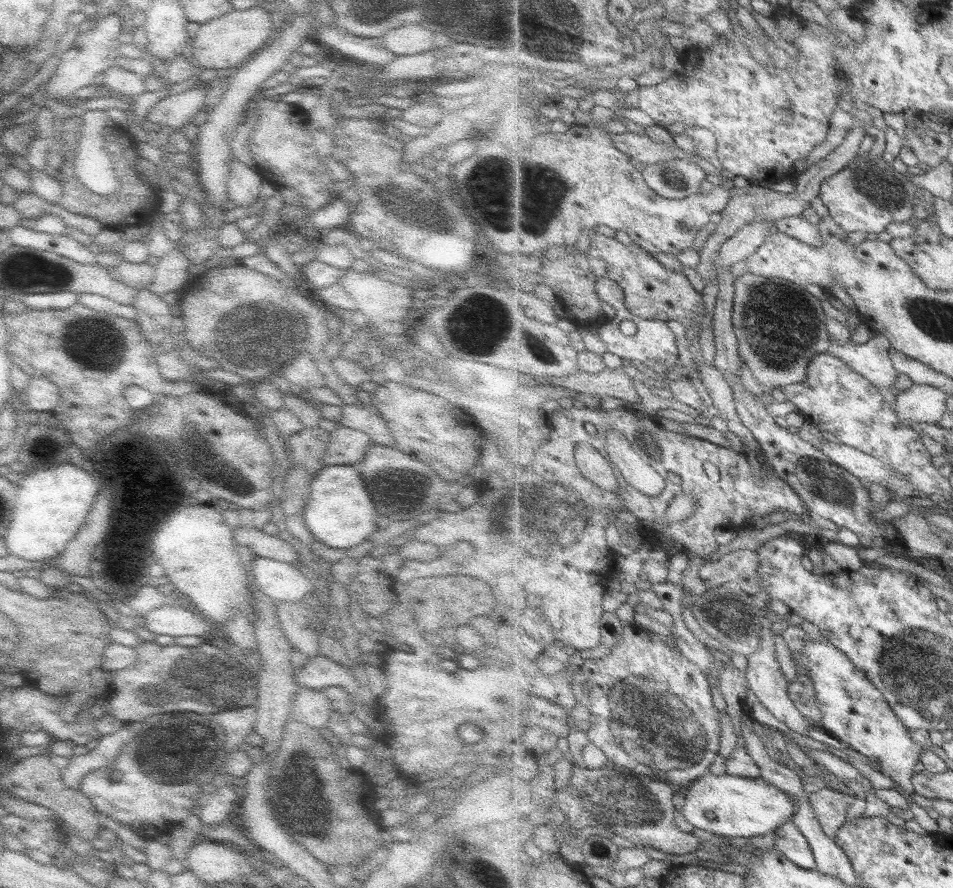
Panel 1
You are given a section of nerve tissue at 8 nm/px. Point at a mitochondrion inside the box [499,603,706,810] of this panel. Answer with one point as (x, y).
(659, 709)

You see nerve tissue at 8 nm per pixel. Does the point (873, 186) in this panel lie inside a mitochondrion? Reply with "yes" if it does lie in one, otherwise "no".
yes

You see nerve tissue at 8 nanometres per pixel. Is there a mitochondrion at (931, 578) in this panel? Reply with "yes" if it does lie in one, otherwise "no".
no

